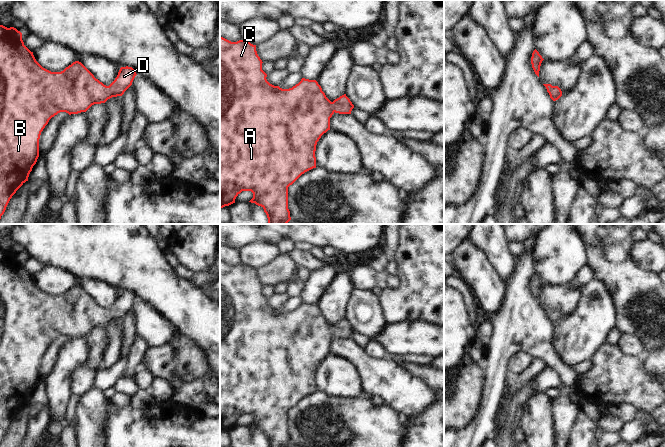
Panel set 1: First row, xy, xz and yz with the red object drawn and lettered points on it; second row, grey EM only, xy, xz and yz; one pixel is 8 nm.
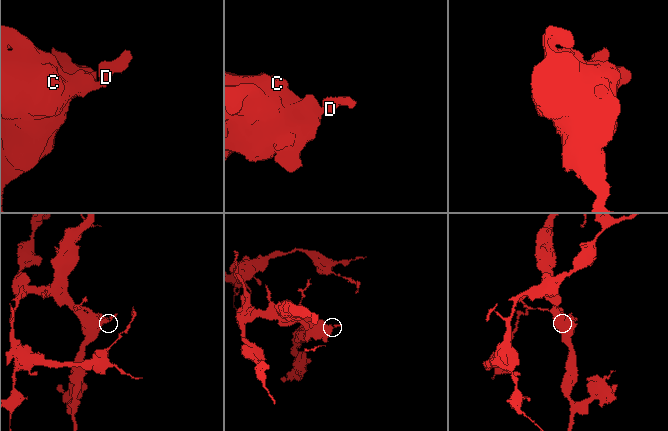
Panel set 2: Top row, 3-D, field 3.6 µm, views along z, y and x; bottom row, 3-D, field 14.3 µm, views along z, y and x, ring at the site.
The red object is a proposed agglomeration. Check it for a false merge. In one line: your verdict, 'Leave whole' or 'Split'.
Leave whole

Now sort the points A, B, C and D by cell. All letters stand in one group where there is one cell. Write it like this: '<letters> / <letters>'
A B C D

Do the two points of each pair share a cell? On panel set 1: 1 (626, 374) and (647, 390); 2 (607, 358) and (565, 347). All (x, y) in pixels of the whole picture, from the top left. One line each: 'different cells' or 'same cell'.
1: same cell
2: different cells

